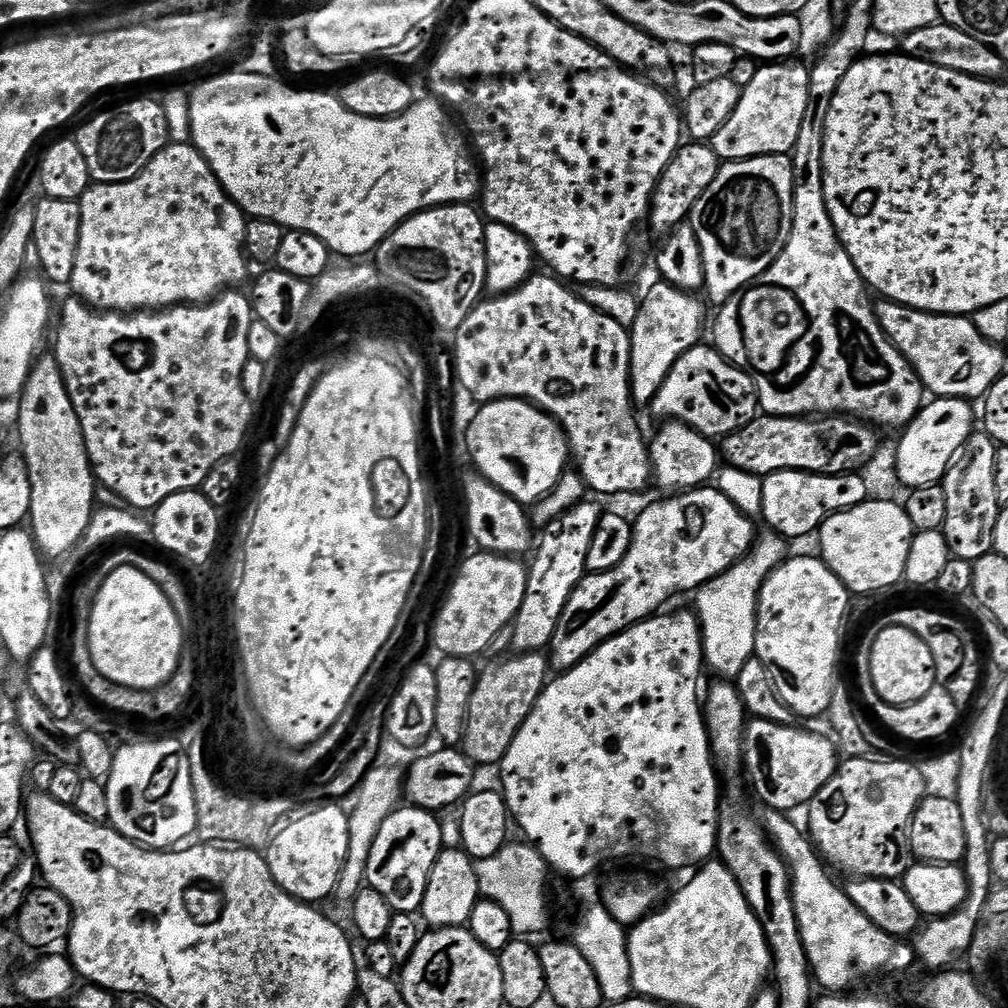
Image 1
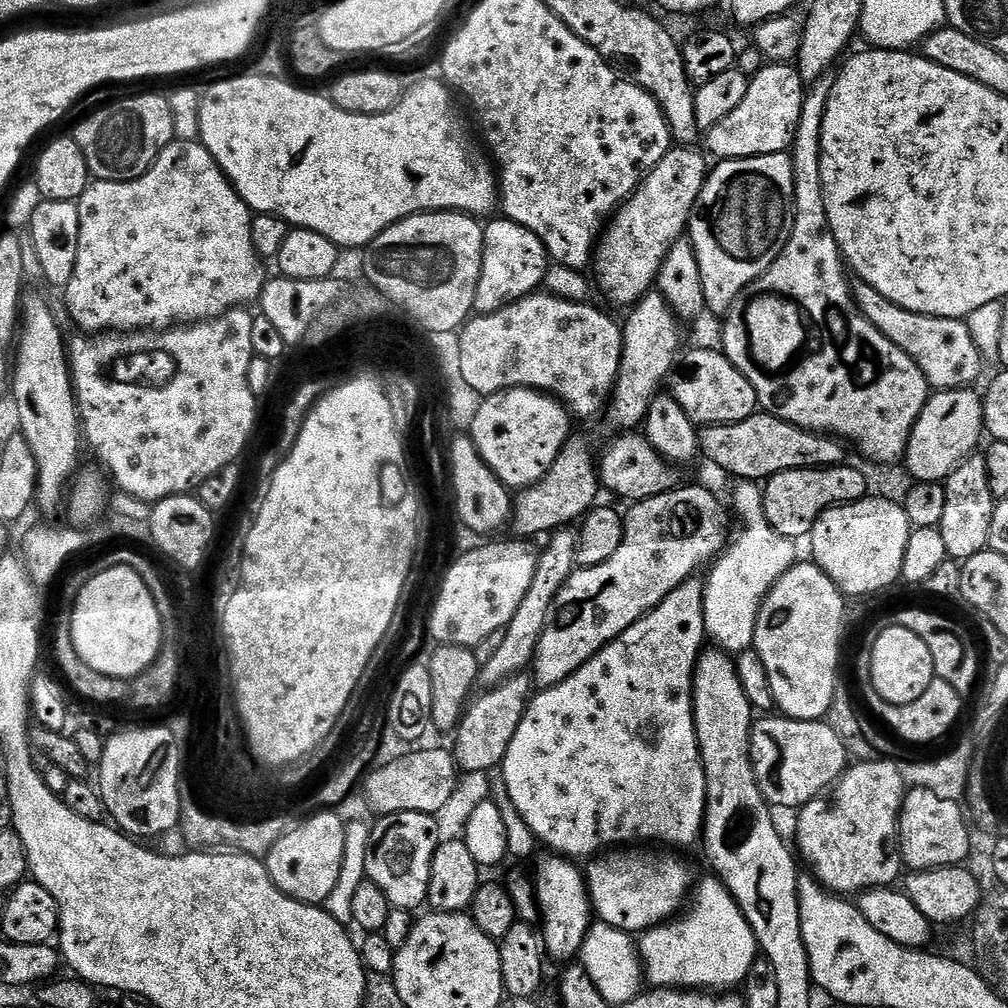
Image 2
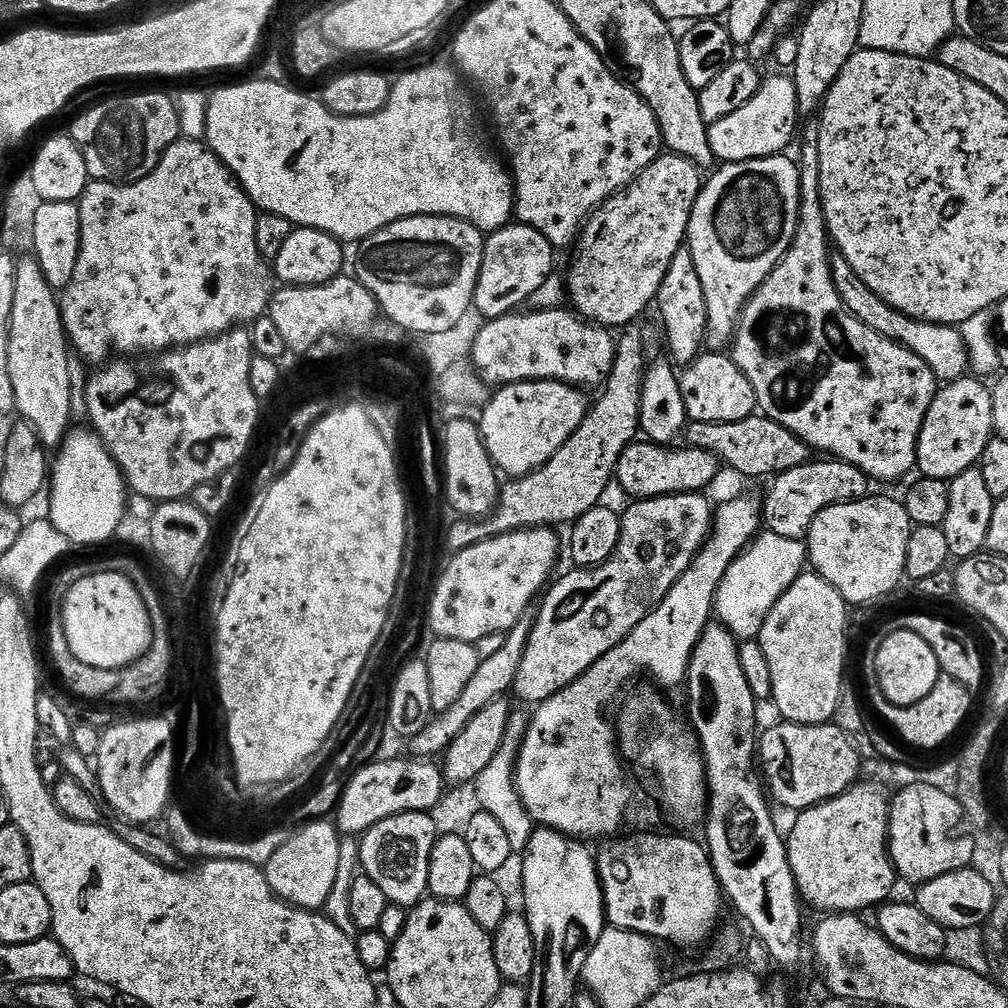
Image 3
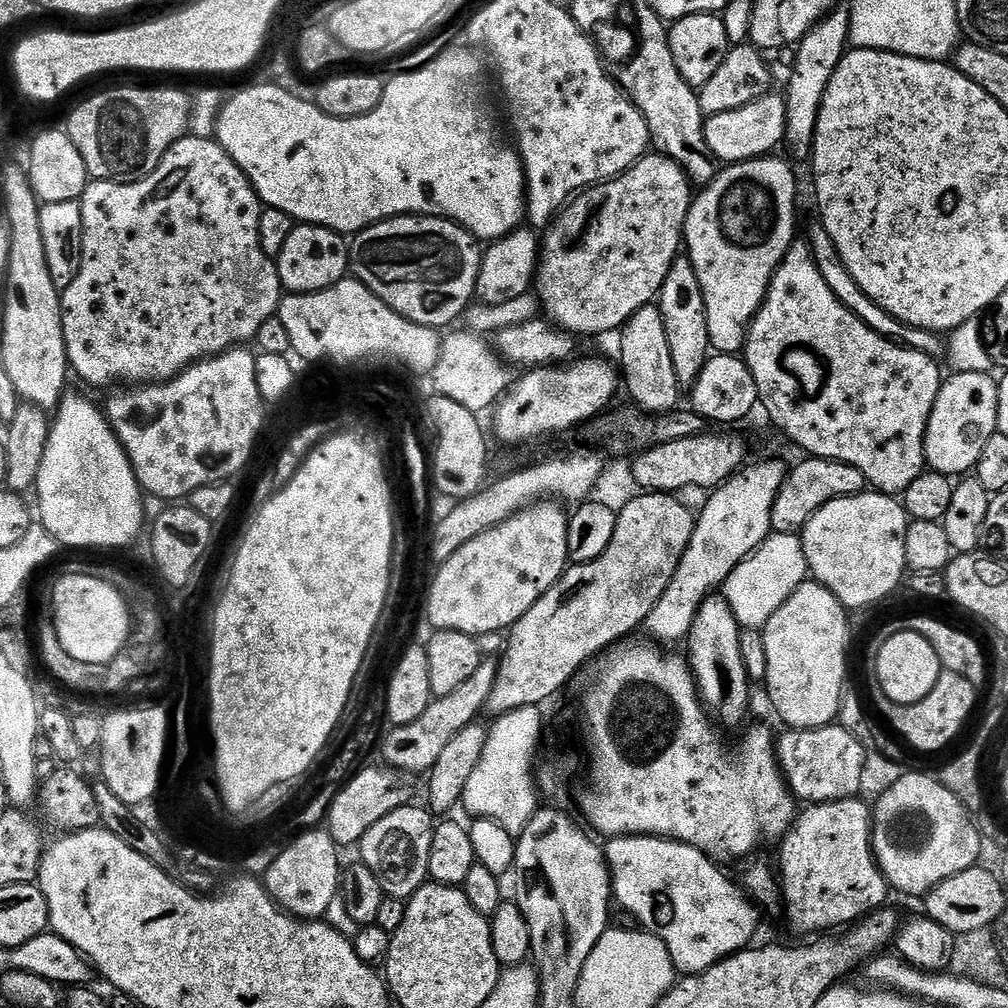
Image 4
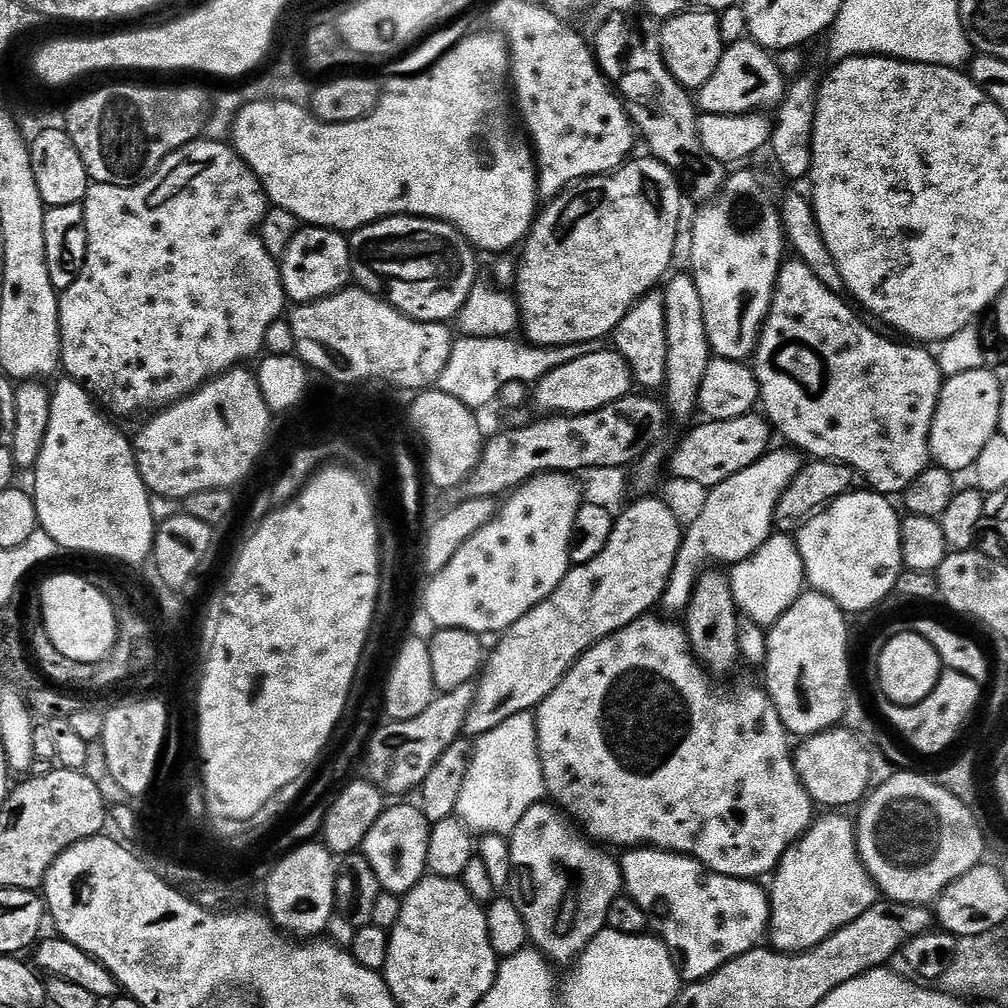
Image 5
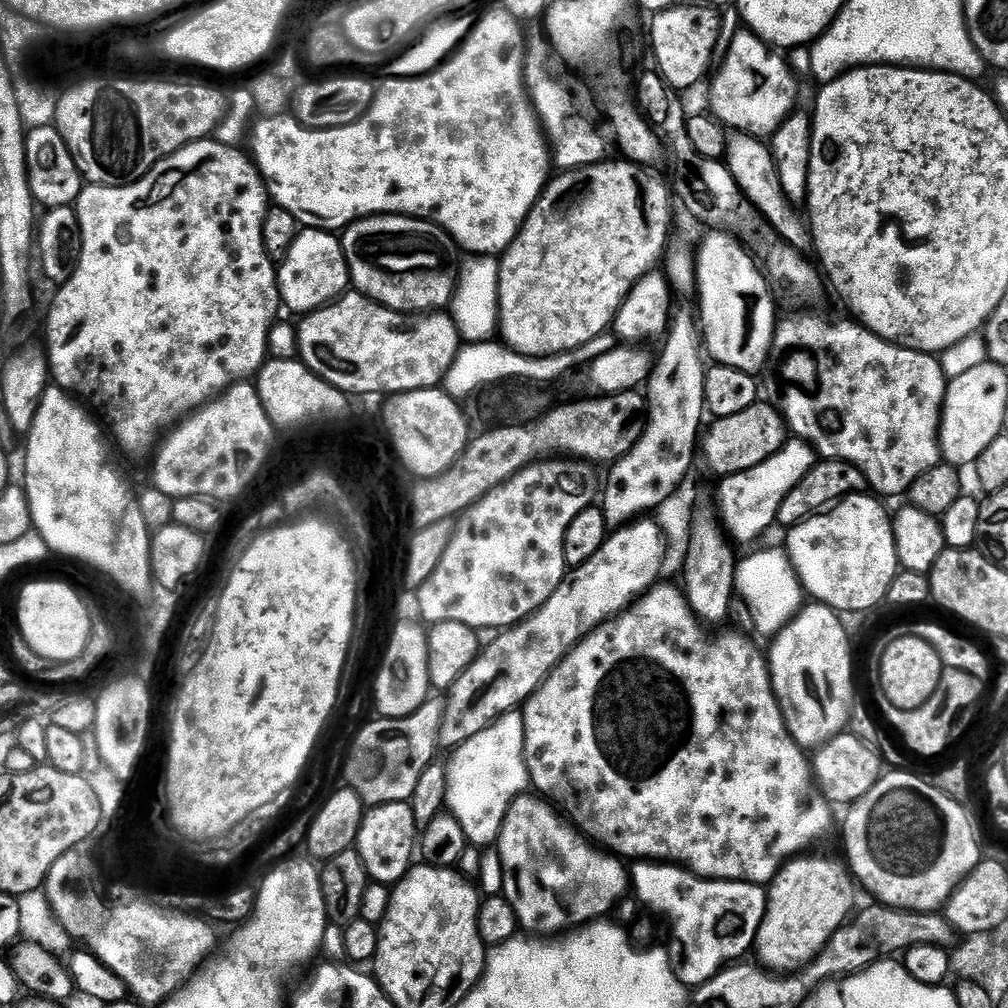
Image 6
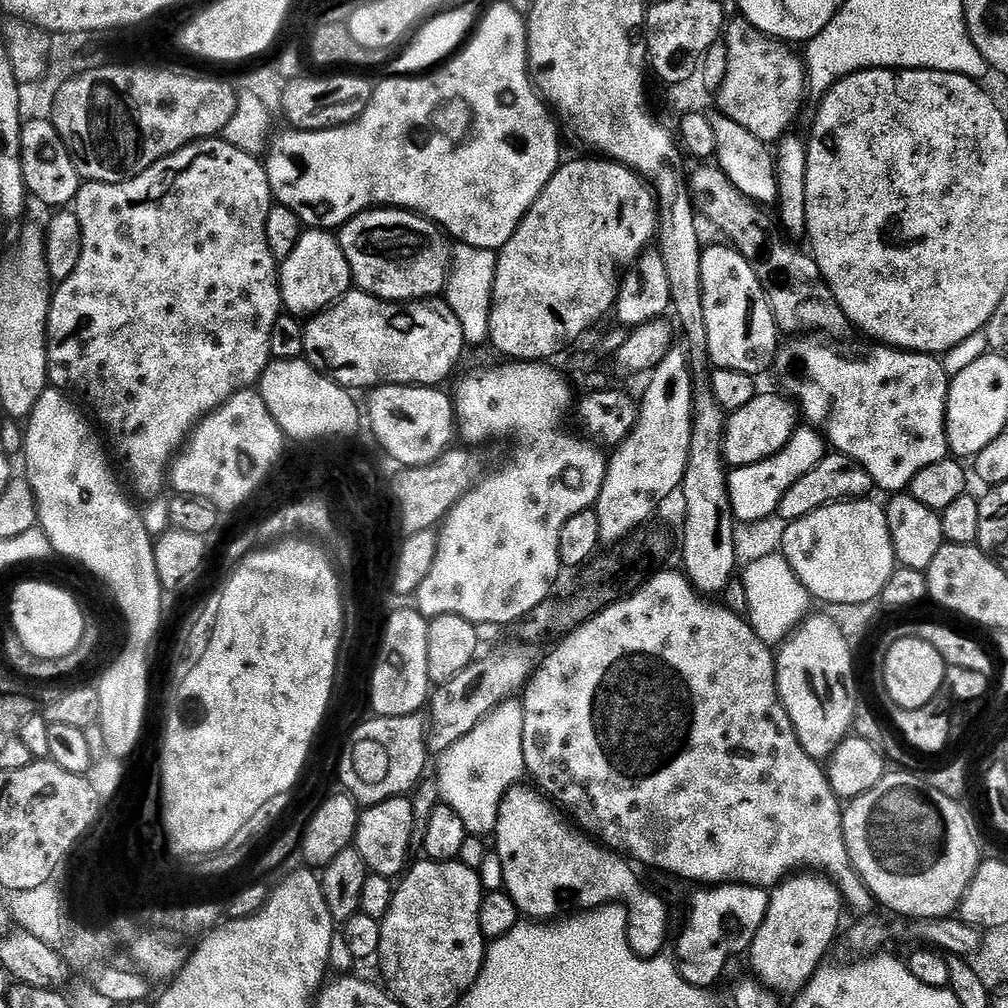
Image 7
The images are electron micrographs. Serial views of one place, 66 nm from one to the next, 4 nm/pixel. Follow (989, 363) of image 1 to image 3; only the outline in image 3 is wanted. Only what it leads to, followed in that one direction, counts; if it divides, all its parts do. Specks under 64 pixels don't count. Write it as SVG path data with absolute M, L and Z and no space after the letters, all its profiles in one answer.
M841 263L839 267L831 269L832 285L836 287L836 293L840 295L840 301L850 315L858 318L866 326L870 326L870 330L885 336L887 340L893 340L894 343L910 350L910 354L922 358L922 362L926 362L926 366L930 366L937 381L951 382L959 380L965 375L969 363L967 349L959 327L910 318L906 314L894 310L894 306L890 306L882 298L878 298L878 294L874 294L874 290L870 290L870 286L866 286L866 282L862 282L862 278L858 278L858 274L854 274L854 270L849 264Z

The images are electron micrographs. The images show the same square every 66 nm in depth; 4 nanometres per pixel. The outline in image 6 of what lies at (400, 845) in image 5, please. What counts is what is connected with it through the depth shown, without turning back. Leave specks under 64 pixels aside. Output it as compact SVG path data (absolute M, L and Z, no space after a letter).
M411 803L377 804L365 815L354 845L375 883L395 886L414 867L422 828L416 823Z

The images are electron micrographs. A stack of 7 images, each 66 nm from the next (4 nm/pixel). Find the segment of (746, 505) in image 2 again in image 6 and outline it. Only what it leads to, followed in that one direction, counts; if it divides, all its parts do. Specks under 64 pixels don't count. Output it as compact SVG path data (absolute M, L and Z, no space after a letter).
M763 547L757 551L753 556L748 556L745 560L743 557L737 563L736 592L739 599L744 600L746 606L750 606L750 614L754 614L756 632L772 638L796 617L806 593L787 551Z

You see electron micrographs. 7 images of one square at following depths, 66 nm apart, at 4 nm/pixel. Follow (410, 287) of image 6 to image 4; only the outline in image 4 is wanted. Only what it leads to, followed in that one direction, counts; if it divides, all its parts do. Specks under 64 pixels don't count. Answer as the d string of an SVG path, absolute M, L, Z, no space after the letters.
M394 216L351 237L350 272L386 306L410 322L444 330L473 303L482 248L475 236L453 220L438 216Z

